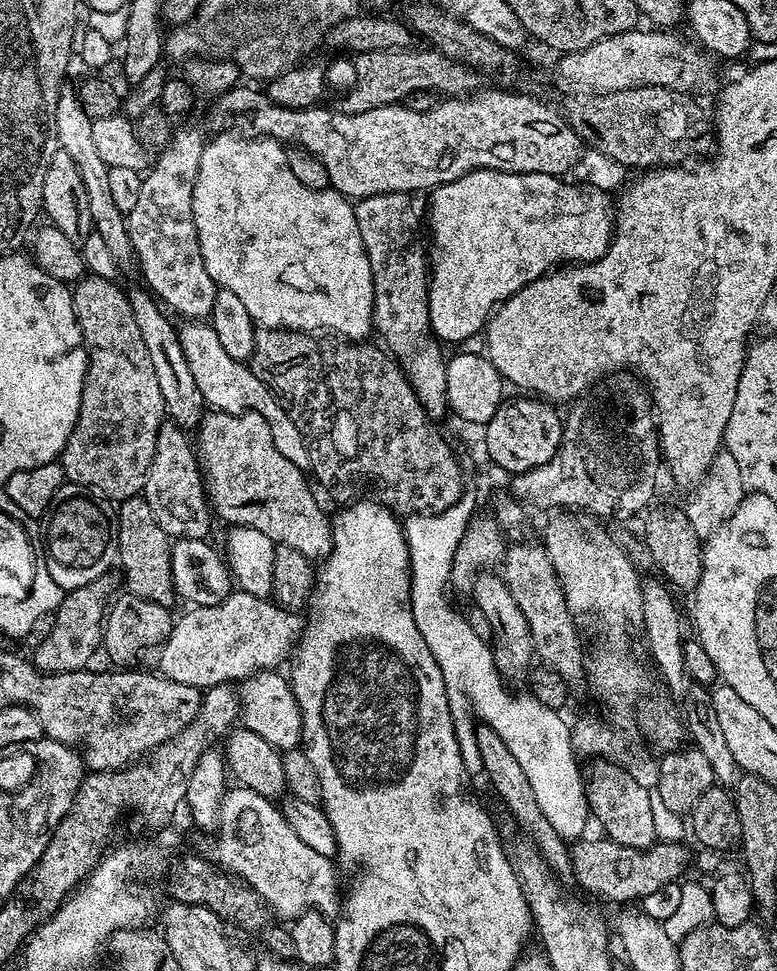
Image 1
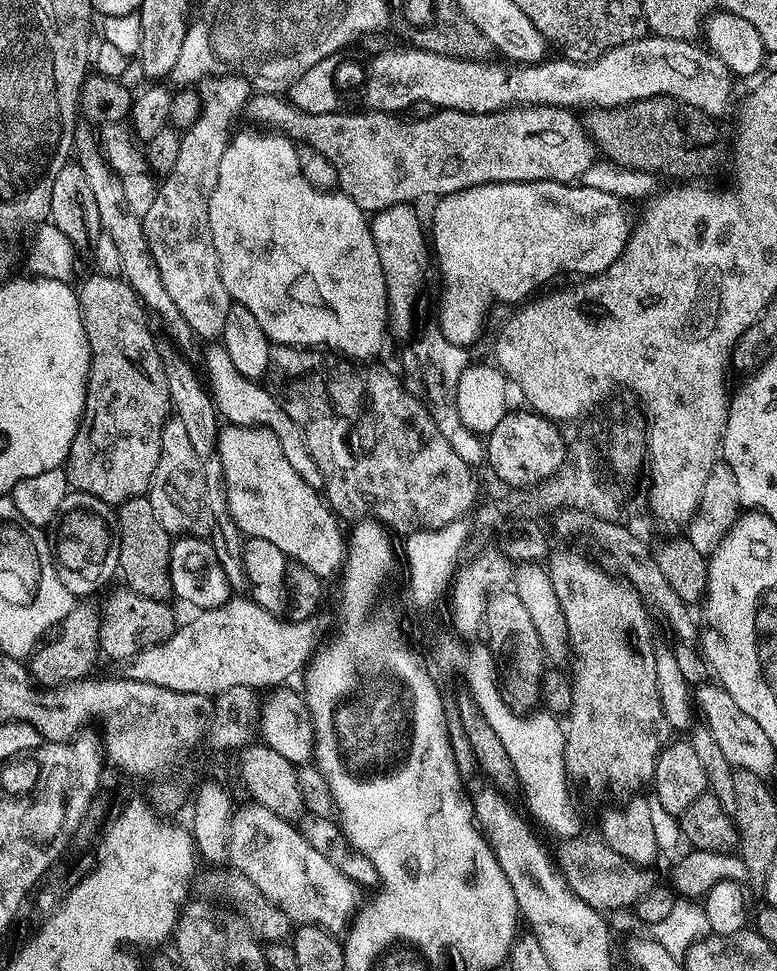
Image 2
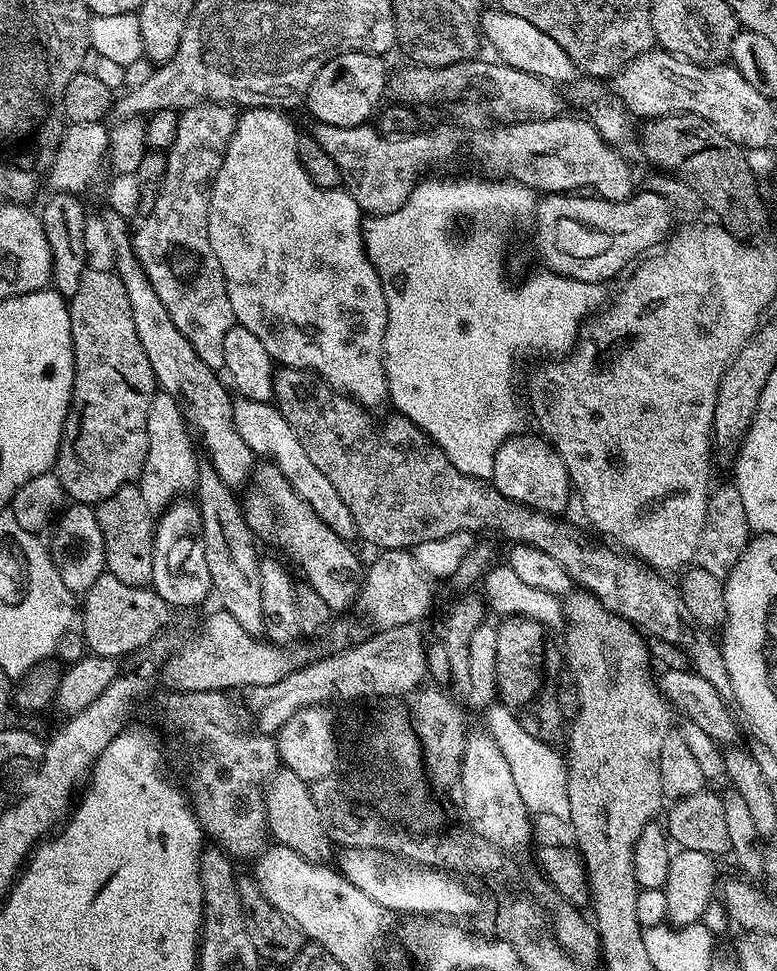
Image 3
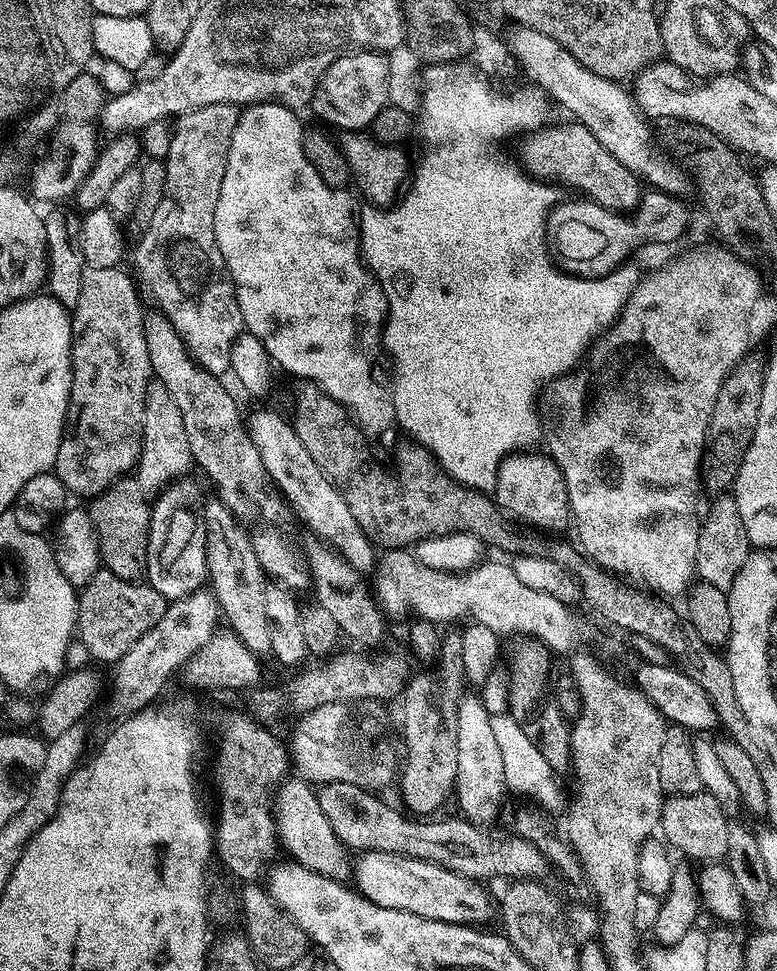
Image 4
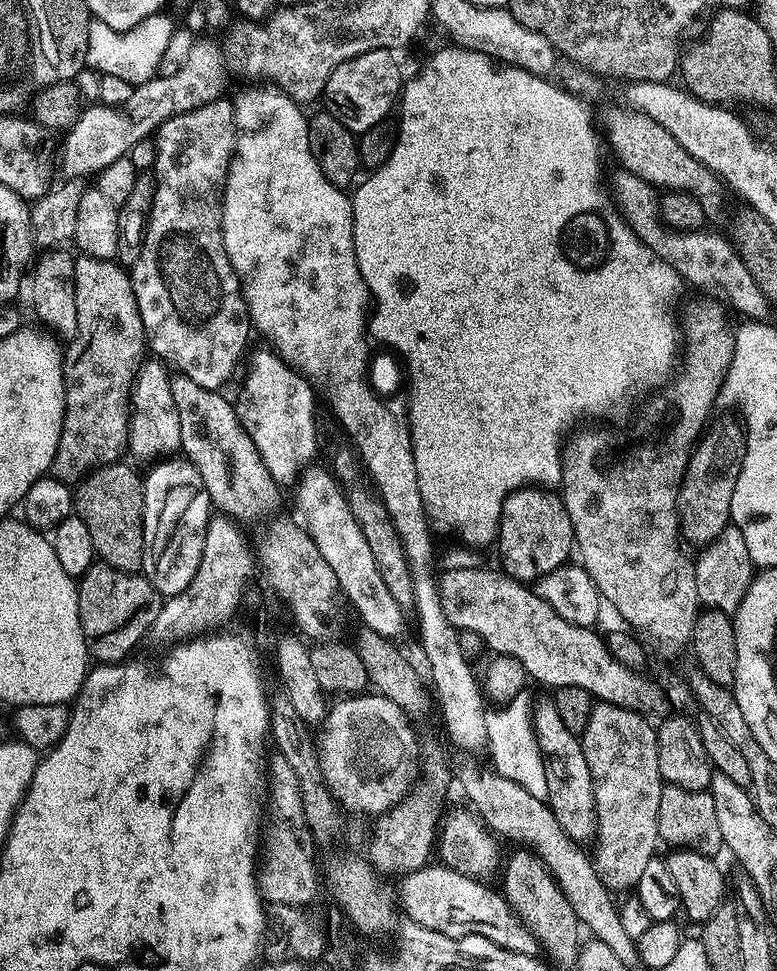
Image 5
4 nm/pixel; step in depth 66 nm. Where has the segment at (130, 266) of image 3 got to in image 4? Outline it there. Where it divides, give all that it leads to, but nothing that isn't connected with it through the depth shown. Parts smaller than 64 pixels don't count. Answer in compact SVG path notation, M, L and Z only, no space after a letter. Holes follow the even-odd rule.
M158 314L153 316L153 320L151 317L144 322L151 375L163 382L178 410L182 410L182 426L186 426L186 442L190 444L195 467L200 467L208 475L209 482L216 487L215 499L221 500L237 520L260 527L249 527L248 538L269 581L292 594L299 594L313 583L310 560L295 540L297 525L293 513L279 488L269 480L262 454L258 454L258 446L254 446L248 433L245 417L240 417L240 408L235 398L224 389L220 381L223 379L196 364L168 320Z

